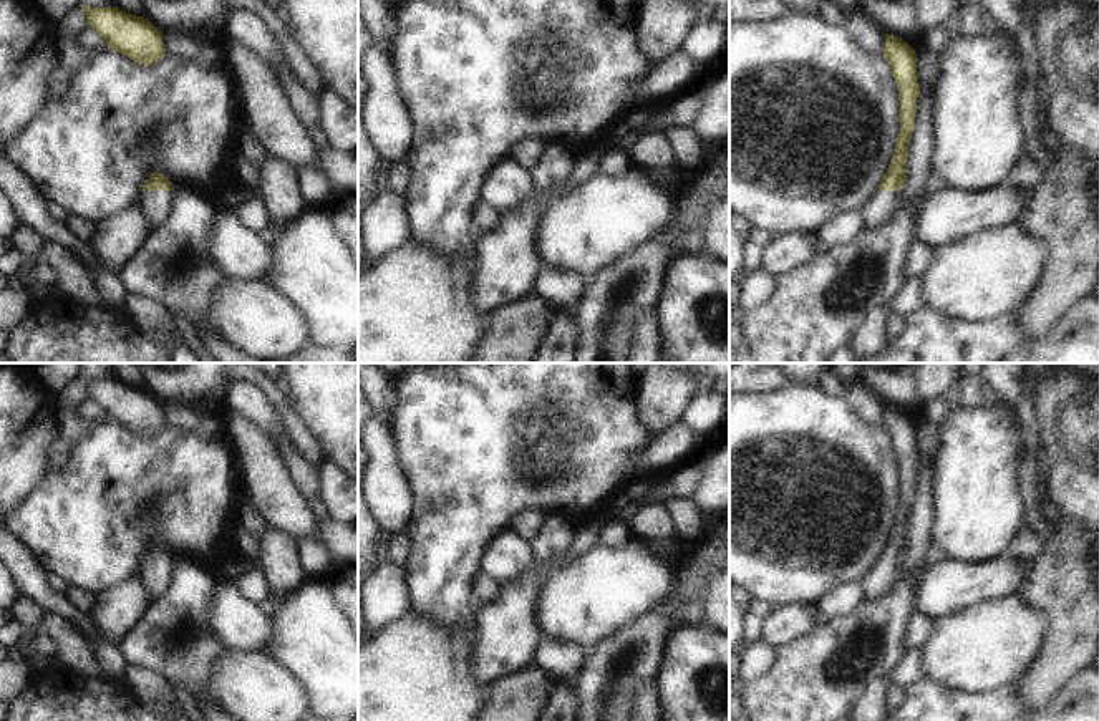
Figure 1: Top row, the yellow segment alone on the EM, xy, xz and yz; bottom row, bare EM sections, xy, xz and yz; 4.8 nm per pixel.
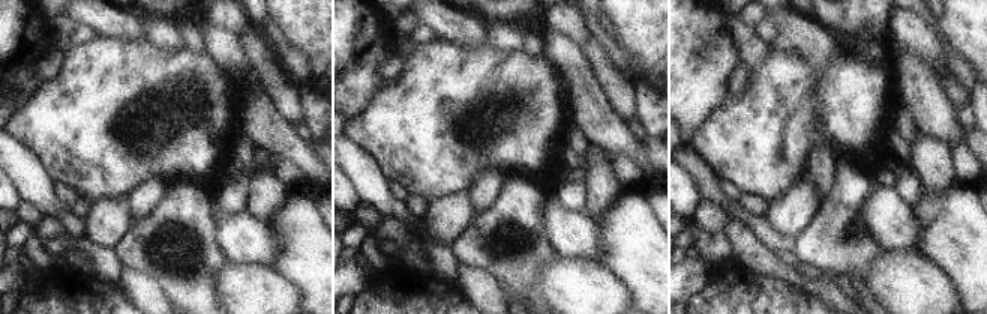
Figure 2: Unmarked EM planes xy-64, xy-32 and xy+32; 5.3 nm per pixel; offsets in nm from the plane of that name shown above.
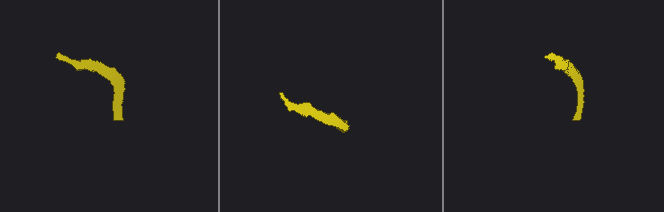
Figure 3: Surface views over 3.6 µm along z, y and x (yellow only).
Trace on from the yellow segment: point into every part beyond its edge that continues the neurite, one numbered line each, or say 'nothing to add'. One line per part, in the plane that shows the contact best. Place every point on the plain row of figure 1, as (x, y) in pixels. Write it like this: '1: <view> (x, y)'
1: xy (154, 577).

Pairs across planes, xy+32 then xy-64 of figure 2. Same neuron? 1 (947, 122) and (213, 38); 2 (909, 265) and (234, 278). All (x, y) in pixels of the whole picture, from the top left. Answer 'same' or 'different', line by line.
1: same
2: same

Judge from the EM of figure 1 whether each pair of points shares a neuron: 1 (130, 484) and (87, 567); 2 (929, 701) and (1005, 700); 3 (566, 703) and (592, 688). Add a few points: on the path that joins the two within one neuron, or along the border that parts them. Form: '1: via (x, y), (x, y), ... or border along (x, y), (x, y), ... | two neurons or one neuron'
1: via (110, 504), (91, 522), (91, 547) | one neuron
2: via (947, 703), (987, 703) | one neuron
3: border along (572, 688), (579, 703) | two neurons

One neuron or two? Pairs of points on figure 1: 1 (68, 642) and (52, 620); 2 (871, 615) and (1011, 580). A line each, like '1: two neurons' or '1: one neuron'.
1: one neuron
2: two neurons

